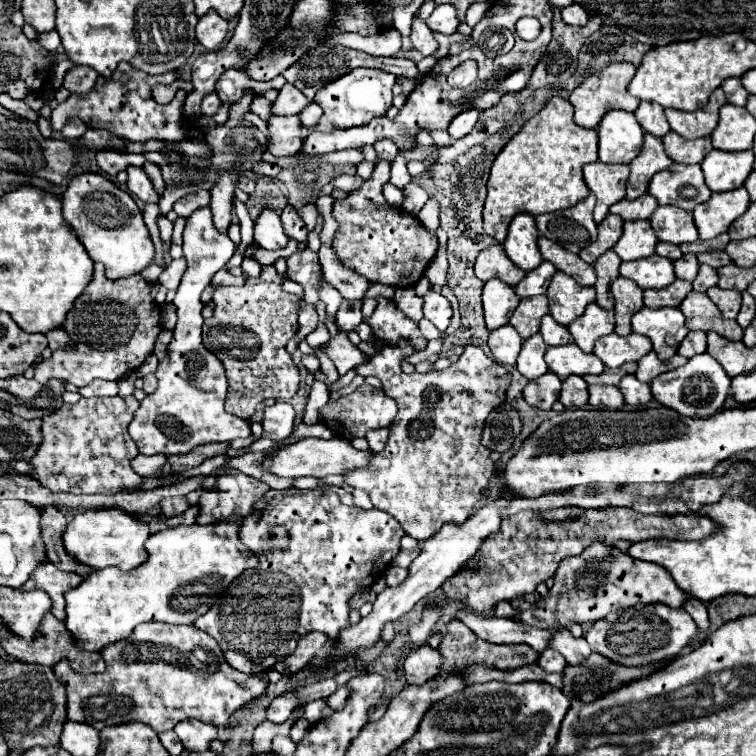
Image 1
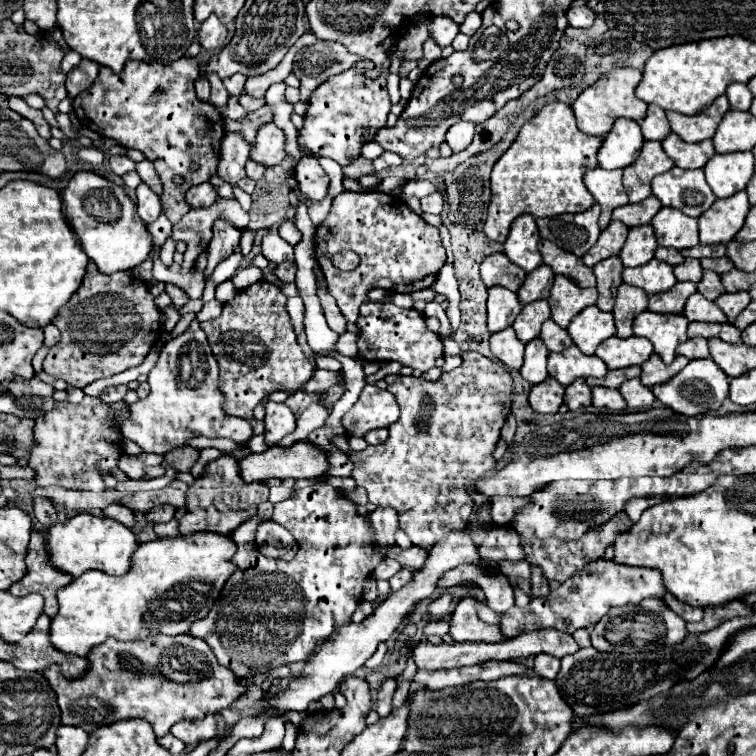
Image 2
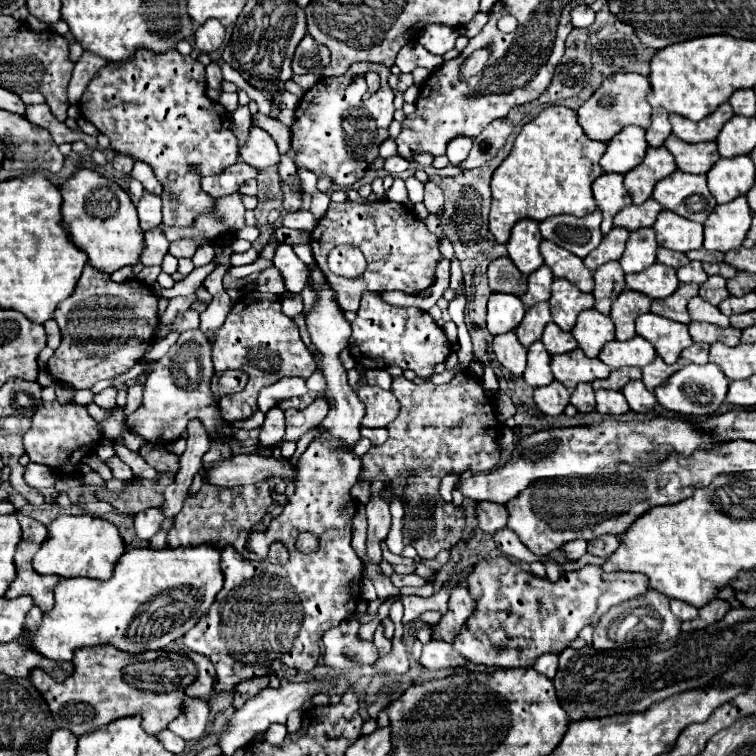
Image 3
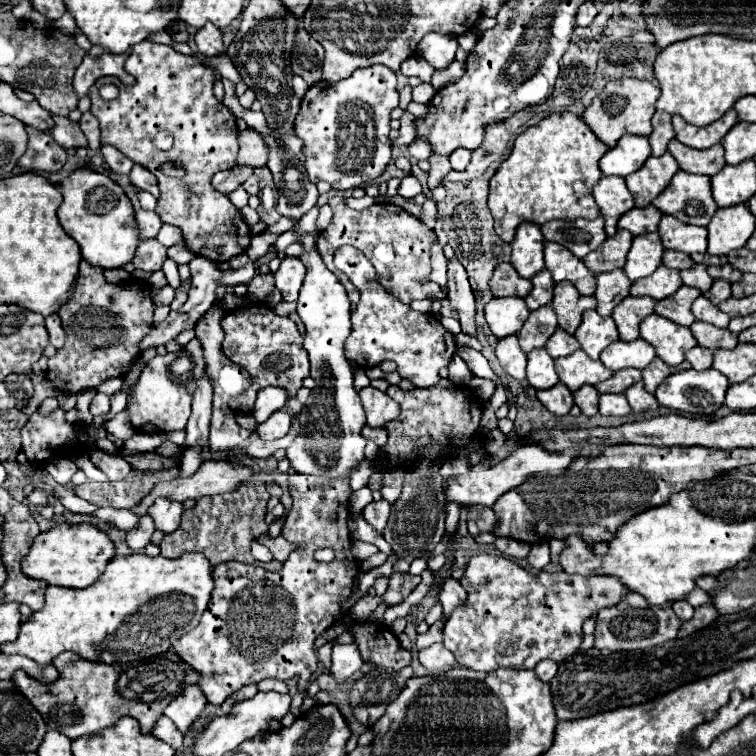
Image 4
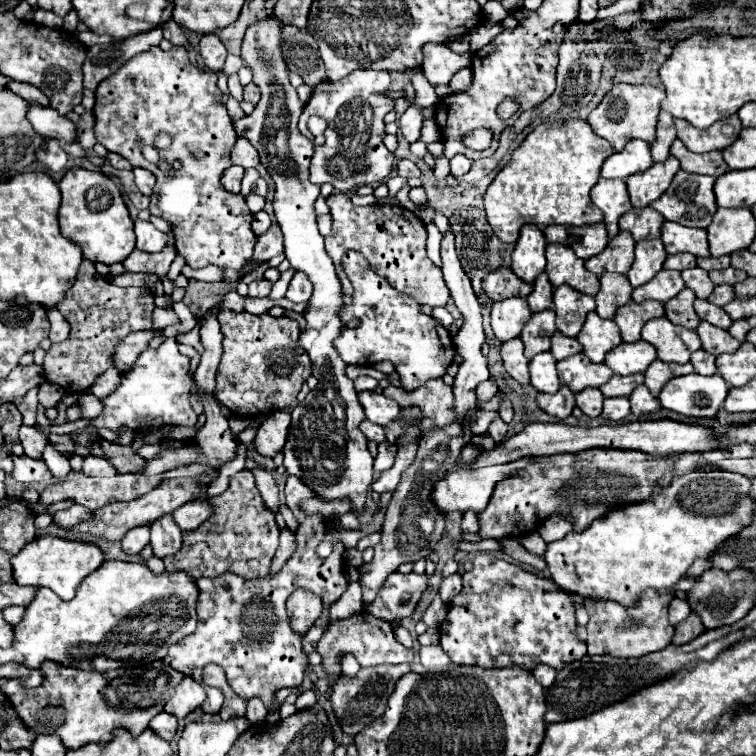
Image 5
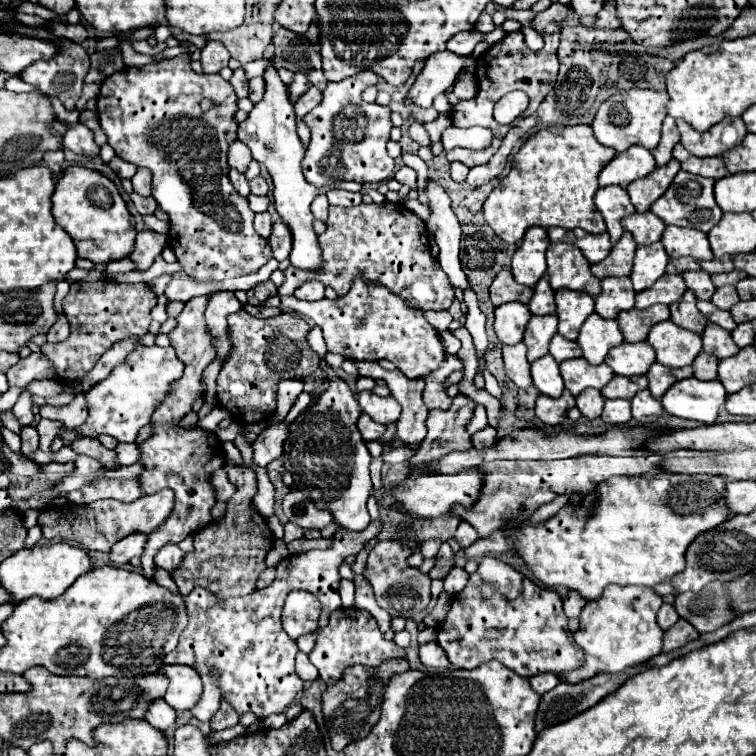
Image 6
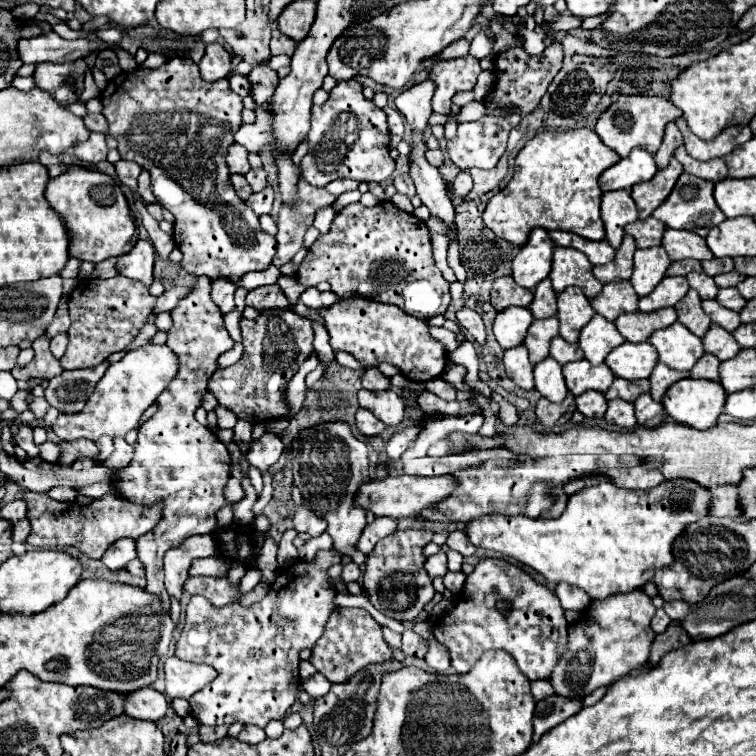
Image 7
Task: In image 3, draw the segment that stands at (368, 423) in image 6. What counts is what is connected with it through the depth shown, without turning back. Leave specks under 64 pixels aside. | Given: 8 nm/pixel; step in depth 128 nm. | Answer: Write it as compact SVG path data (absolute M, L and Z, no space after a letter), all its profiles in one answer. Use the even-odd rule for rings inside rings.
M362 428L361 436L366 436L372 444L384 444L388 438L386 428Z

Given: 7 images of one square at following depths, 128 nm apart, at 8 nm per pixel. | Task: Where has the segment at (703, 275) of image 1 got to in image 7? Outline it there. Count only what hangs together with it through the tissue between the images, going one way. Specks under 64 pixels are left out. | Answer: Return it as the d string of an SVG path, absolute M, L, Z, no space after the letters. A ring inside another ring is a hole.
M720 288L718 290L718 296L716 296L716 302L720 302L724 308L728 310L740 310L744 308L746 300L740 296L740 292L736 288Z

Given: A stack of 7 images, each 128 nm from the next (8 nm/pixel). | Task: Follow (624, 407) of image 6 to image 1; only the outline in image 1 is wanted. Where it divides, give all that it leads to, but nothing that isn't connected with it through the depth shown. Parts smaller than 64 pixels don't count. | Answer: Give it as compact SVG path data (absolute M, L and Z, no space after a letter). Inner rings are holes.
M590 386L588 392L590 392L588 404L594 408L618 410L624 406L624 398L616 386Z

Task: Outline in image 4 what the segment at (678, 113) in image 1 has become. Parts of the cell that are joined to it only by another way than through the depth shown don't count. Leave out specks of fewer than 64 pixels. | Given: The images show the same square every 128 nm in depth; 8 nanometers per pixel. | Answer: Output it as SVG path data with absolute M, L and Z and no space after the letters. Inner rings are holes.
M728 110L722 118L718 118L716 122L712 122L712 124L708 124L708 126L702 126L702 128L696 128L696 126L688 124L688 122L686 122L684 118L680 118L680 116L672 116L676 140L680 140L680 142L686 144L686 146L700 148L700 150L718 144L736 122L738 122L736 110Z

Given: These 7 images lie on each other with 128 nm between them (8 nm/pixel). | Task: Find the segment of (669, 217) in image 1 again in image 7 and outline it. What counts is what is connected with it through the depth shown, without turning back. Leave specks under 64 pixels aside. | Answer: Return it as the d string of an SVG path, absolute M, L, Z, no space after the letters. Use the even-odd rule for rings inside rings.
M666 228L664 238L662 238L662 246L666 248L670 260L684 260L684 258L712 260L712 258L704 258L704 256L714 256L702 236L686 232L686 230Z

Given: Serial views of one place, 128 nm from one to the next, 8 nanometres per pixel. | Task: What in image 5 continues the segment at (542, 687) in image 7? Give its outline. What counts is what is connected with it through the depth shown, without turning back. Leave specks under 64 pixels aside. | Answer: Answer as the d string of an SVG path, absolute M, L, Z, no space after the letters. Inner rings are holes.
M536 666L534 670L532 670L532 674L542 682L542 686L544 688L548 688L552 682L554 682L554 678L556 678L556 670L552 668L552 666Z

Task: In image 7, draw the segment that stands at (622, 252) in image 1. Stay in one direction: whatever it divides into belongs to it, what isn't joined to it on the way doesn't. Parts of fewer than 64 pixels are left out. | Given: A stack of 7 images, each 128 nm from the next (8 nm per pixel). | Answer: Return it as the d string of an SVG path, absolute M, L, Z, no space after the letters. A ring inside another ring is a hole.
M662 246L638 250L634 254L634 274L630 278L638 296L648 296L664 278L670 258Z

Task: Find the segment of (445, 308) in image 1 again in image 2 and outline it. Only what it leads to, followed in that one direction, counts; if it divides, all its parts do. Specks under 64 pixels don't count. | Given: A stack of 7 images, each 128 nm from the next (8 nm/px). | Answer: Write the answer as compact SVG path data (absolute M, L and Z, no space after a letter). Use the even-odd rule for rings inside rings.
M430 302L430 304L426 304L426 308L424 308L424 314L426 316L434 316L434 318L438 318L440 320L440 324L442 324L442 330L440 330L440 334L446 334L446 332L450 332L450 322L448 322L448 316L446 316L446 310L438 304L438 302Z

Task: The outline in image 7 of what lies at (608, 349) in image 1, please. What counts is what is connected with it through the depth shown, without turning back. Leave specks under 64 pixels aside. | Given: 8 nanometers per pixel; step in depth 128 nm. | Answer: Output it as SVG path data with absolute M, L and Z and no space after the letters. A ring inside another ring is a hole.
M624 342L606 356L606 364L610 366L610 370L626 380L648 378L656 362L658 362L658 352L648 342L640 344Z

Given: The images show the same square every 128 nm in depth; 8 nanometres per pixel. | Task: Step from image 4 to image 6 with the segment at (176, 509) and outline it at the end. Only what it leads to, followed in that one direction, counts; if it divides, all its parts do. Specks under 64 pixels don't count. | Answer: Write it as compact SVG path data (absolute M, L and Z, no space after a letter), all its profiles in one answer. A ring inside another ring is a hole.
M166 544L162 546L156 556L154 556L154 564L160 568L166 568L168 572L172 572L172 568L176 568L176 564L180 564L184 552L180 550L180 546L176 544Z

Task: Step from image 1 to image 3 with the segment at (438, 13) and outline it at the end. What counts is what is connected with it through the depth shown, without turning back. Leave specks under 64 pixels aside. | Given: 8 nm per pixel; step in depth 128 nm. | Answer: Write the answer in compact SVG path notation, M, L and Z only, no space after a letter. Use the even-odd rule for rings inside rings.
M428 24L420 36L418 36L418 42L432 54L438 54L442 56L444 52L452 50L454 48L454 42L456 38L460 36L458 28L450 28L450 26L444 26L444 24Z

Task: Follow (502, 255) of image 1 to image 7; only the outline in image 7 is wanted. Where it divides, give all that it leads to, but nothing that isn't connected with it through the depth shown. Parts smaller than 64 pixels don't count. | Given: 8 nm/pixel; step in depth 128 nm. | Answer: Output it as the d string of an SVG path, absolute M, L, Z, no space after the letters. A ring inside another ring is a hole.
M502 276L492 286L492 306L500 312L508 306L528 306L532 302L532 292L518 286L512 276Z

